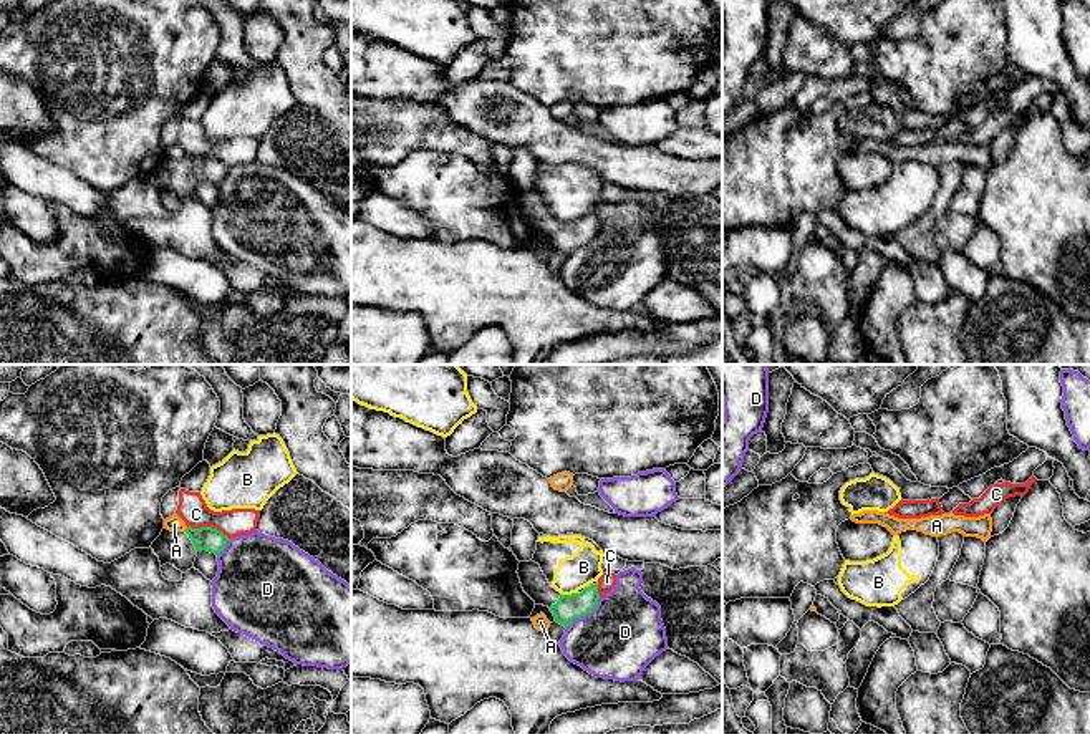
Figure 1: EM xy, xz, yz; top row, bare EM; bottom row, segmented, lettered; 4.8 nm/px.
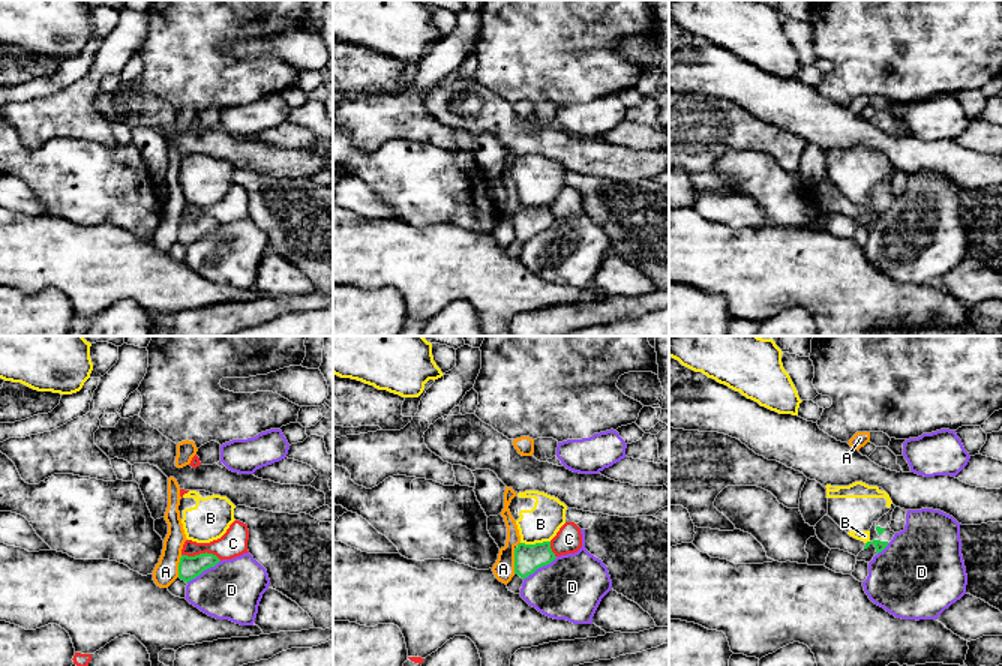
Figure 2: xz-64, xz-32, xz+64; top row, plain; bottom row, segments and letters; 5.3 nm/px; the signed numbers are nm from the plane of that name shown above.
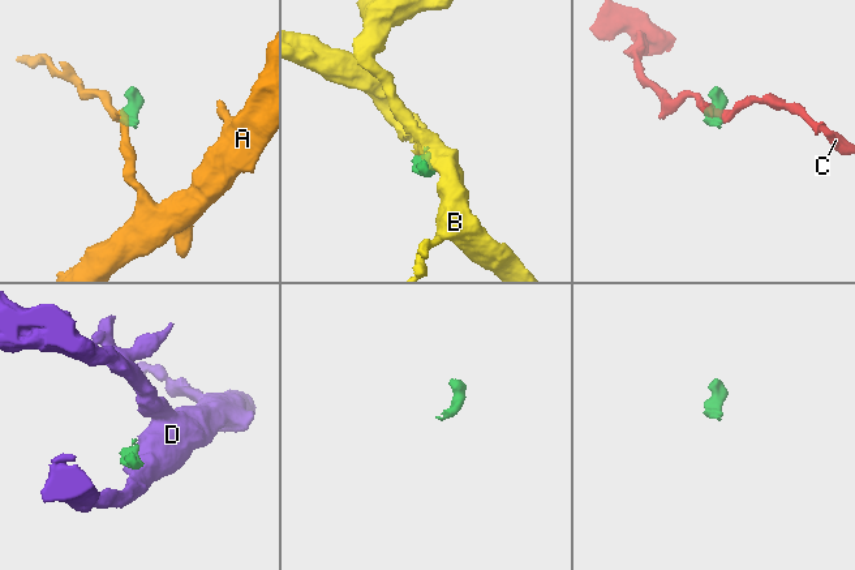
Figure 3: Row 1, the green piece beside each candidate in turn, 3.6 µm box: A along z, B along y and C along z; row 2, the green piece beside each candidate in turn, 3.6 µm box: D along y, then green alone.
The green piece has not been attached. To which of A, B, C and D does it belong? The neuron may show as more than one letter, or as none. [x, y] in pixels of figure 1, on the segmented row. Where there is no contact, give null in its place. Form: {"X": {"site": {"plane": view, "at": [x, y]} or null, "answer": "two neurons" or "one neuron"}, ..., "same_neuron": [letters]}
{"A": {"site": {"plane": "xy", "at": [186, 529]}, "answer": "two neurons"}, "B": {"site": {"plane": "xz", "at": [569, 595]}, "answer": "two neurons"}, "C": {"site": {"plane": "xy", "at": [209, 527]}, "answer": "two neurons"}, "D": {"site": {"plane": "xz", "at": [583, 615]}, "answer": "two neurons"}, "same_neuron": []}

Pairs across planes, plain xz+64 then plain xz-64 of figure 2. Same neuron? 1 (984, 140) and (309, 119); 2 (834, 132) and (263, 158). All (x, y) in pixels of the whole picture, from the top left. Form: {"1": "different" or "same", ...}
{"1": "different", "2": "same"}

